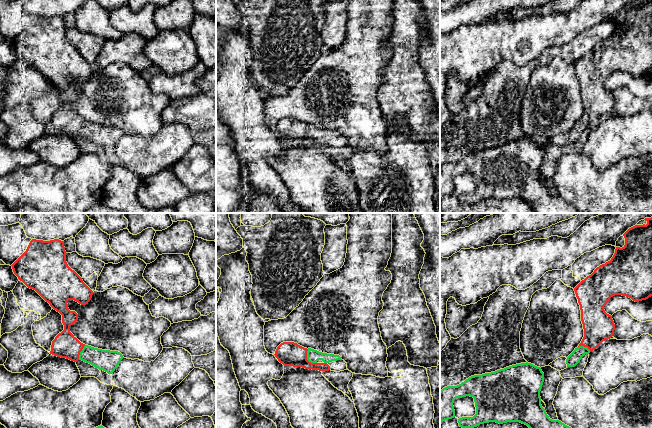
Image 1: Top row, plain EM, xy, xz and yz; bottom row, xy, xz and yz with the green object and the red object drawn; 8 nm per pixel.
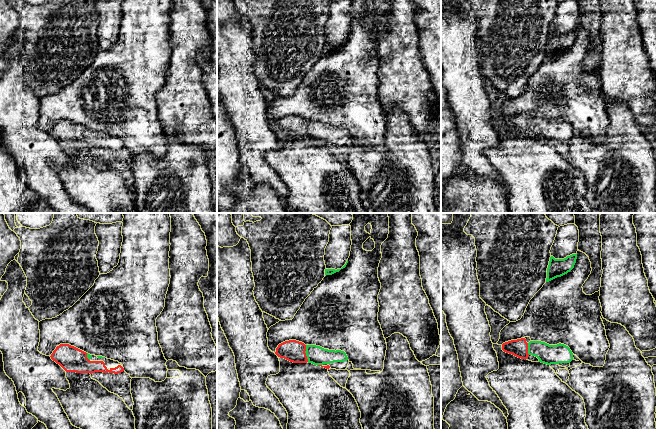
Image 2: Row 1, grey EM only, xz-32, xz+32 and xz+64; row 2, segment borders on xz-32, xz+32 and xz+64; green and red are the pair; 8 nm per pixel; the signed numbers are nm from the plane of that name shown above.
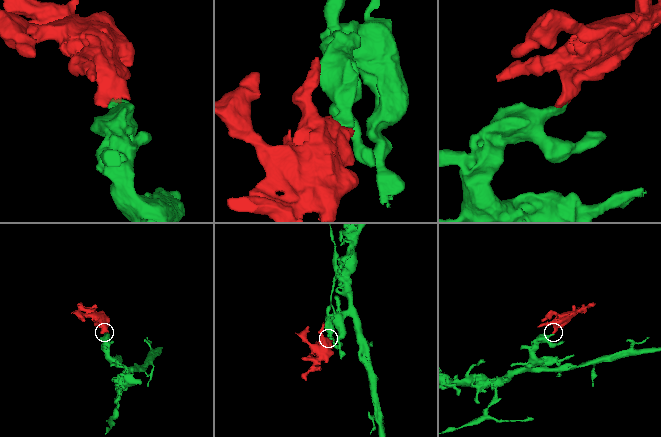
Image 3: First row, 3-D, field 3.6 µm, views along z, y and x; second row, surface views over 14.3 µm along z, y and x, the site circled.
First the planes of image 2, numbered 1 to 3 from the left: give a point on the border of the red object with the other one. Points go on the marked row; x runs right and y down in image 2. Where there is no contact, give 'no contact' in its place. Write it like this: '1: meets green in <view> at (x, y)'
1: meets green in xz-32 at (87, 357)
2: meets green in xz+32 at (305, 352)
3: meets green in xz+64 at (528, 349)

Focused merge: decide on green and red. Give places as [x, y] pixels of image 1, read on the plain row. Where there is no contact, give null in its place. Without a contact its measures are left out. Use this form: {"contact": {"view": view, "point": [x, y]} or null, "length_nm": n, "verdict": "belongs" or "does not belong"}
{"contact": {"view": "xz", "point": [307, 135]}, "length_nm": 140, "verdict": "belongs"}

